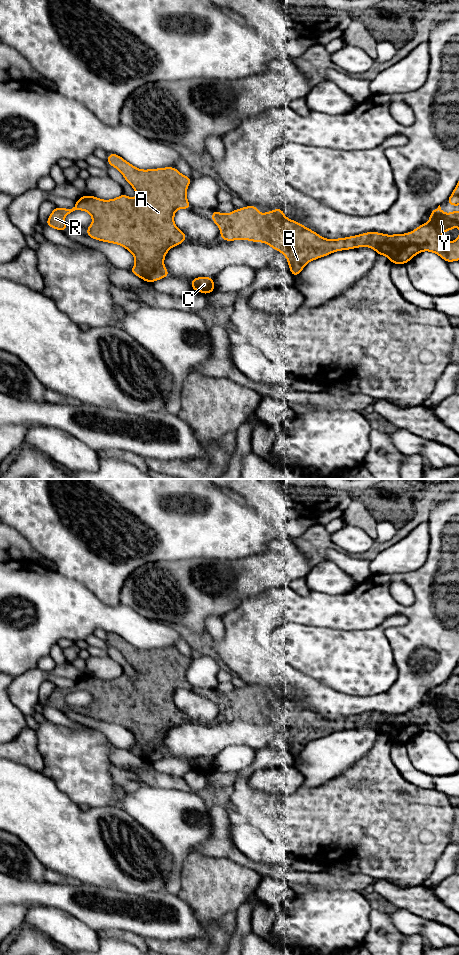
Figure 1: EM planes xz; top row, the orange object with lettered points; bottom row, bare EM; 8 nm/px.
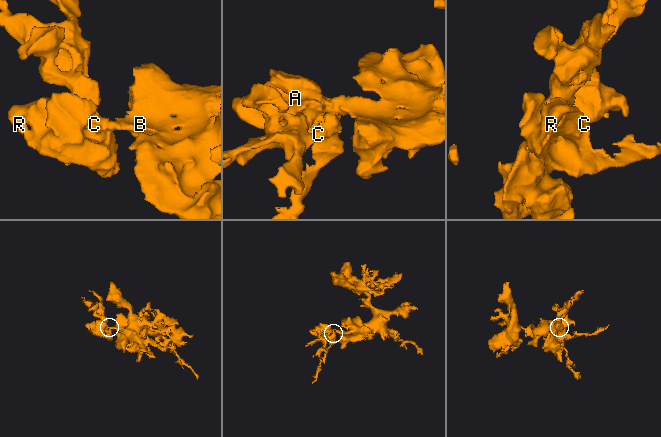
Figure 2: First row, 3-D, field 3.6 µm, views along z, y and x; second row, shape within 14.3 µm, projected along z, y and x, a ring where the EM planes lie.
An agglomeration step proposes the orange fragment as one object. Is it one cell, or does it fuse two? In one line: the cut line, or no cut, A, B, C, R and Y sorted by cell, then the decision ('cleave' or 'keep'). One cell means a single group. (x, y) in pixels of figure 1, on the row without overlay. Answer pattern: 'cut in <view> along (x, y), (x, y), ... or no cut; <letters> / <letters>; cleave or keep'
no cut; A B C R Y; keep

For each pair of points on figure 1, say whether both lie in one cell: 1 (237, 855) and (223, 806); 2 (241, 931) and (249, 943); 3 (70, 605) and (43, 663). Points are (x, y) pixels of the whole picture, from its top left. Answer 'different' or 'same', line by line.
1: same
2: different
3: different

